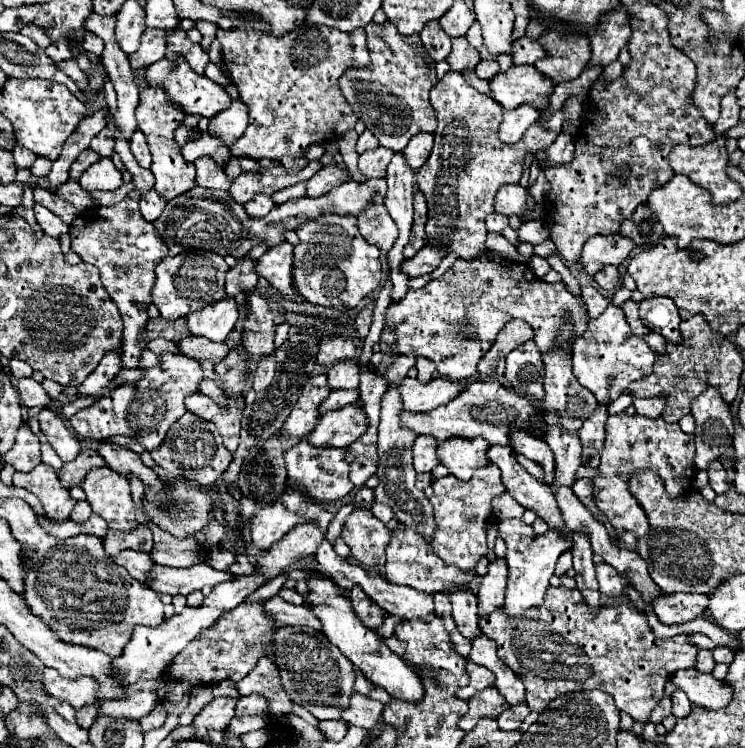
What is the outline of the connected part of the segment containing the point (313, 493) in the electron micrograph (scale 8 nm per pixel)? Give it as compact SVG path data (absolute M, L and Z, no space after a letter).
M301 439L299 445L287 449L287 453L285 453L285 465L289 471L289 485L295 491L305 493L305 497L311 501L329 503L335 499L343 499L353 489L343 453L345 453L345 449L315 449L307 443L307 439Z

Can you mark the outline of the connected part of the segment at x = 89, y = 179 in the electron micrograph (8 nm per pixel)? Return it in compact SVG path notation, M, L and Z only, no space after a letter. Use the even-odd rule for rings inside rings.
M101 157L81 175L79 183L87 191L115 191L123 185L123 177L109 157Z

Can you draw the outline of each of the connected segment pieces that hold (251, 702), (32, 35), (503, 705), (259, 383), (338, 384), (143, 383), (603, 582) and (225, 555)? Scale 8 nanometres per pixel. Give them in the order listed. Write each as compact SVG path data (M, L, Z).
M253 693L253 695L247 695L247 697L241 697L235 705L235 715L237 717L243 717L243 715L267 715L269 709L267 709L267 699L259 693Z
M29 23L29 25L25 25L23 29L21 29L21 33L23 35L27 35L29 39L33 39L41 49L45 49L45 47L49 47L49 37L45 35L45 31L41 29L41 27L37 27L37 25L33 25L33 23Z
M495 687L483 689L469 699L469 711L461 717L459 727L463 731L471 731L483 717L497 719L505 709L509 709L509 705Z
M275 355L271 357L263 357L259 363L257 363L257 369L255 369L255 377L253 377L253 389L259 393L263 389L267 389L273 381L273 373L275 373Z
M343 361L327 371L327 383L331 389L357 389L359 387L359 365Z
M163 353L161 365L145 371L143 379L137 383L127 383L123 389L115 389L115 393L101 397L99 403L77 411L69 421L77 435L105 441L111 435L127 435L139 441L147 451L155 451L167 437L167 431L175 421L179 421L187 409L183 399L195 391L199 391L199 381L203 379L201 361L183 357L179 353Z
M597 563L595 565L595 573L597 573L597 581L599 581L599 589L601 593L607 593L607 595L621 595L623 593L623 587L627 585L627 581L607 563Z
M227 549L211 551L211 553L209 553L209 557L207 557L209 565L211 565L213 569L221 569L221 571L229 569L229 567L233 565L233 559L235 559L235 555L233 555L231 551L227 551Z

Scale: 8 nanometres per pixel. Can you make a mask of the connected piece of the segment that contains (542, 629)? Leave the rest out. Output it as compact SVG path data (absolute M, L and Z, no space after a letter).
M549 587L545 595L545 603L541 607L529 609L519 617L519 621L507 621L507 613L503 609L491 613L491 617L479 619L479 629L487 633L497 643L499 659L511 667L517 677L525 683L527 689L527 705L535 713L543 713L543 709L563 693L585 691L585 689L601 689L615 699L619 711L625 711L633 717L633 721L647 725L651 711L661 701L663 685L671 679L679 669L695 667L697 661L697 645L689 641L687 633L659 639L647 623L647 615L633 605L617 605L617 607L599 607L597 613L585 603L579 589L567 587Z

